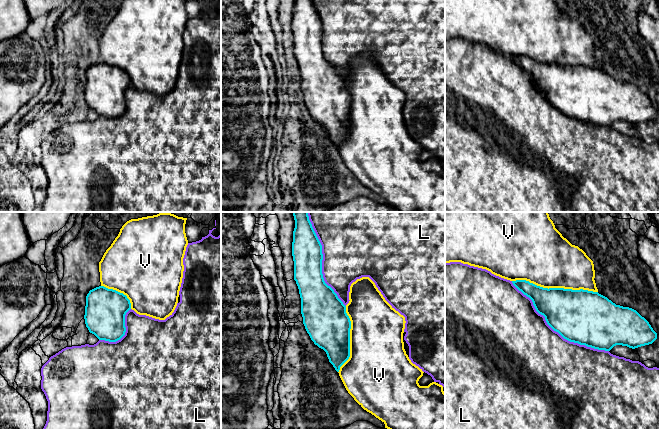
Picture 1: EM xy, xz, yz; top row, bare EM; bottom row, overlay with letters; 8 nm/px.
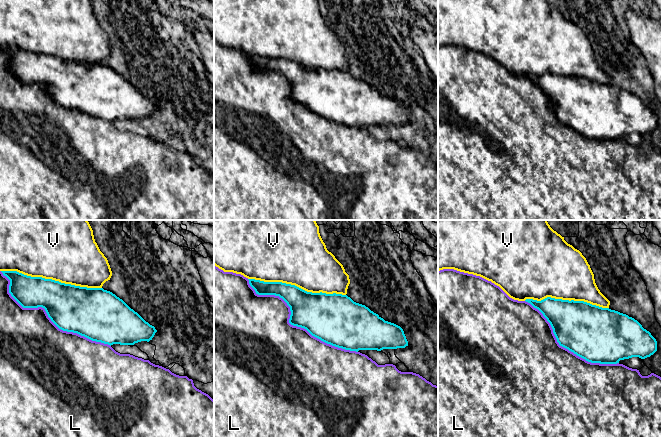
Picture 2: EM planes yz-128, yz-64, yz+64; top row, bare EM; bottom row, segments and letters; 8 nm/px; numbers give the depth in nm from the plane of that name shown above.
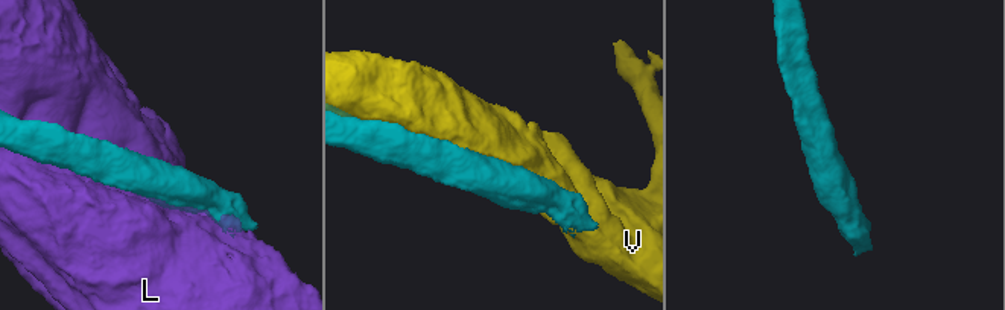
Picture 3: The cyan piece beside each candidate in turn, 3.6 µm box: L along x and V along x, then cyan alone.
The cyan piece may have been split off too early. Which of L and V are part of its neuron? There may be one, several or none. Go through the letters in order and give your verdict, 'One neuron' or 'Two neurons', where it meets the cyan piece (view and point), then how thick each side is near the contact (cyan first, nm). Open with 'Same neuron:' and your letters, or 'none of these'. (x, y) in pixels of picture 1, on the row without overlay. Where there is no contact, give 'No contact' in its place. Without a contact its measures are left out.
Same neuron: none of these
L: Two neurons. Touches cyan at yz (555, 106). Thickness 440 nm (cyan) against 480 nm
V: Two neurons. Touches cyan at yz (555, 64). Thickness 380 nm (cyan) against 440 nm

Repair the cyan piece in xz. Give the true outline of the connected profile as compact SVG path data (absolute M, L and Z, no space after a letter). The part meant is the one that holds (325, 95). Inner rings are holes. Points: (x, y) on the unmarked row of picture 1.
M295 0L292 32L305 105L339 148L350 133L351 97L346 82L324 57L322 21L312 0Z

